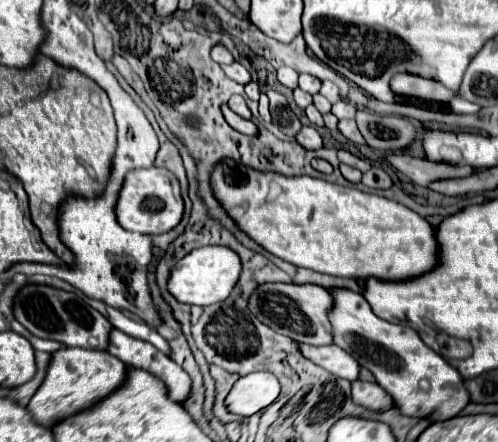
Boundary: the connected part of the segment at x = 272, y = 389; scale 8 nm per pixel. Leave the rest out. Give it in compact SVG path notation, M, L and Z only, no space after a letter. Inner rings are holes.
M256 371L240 377L226 397L230 413L250 417L268 407L280 393L280 383L272 373Z

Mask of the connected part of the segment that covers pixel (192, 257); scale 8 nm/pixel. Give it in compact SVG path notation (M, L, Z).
M218 245L200 247L200 249L190 251L186 257L182 257L174 265L168 279L168 291L180 303L208 307L212 303L224 301L230 295L232 287L238 281L238 275L240 275L240 261L232 249L218 247Z

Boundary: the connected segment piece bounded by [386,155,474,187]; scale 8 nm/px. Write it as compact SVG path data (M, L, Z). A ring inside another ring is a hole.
M390 155L386 157L398 171L402 171L408 179L412 179L416 185L428 187L434 181L444 181L444 179L462 179L474 173L472 167L462 165L454 167L448 163L430 163L426 159L414 159L410 155Z

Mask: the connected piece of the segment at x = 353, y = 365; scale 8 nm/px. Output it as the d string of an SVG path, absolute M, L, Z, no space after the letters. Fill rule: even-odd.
M298 343L300 353L310 359L314 365L326 369L328 373L354 381L358 377L360 365L356 363L354 357L350 357L344 349L336 347L336 345L324 345L324 347L312 347L312 345L302 345Z

